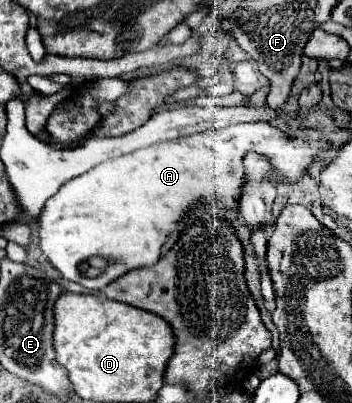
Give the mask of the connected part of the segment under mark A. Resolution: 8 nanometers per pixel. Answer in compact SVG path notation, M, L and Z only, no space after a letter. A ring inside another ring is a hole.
M239 123L225 129L211 129L205 133L155 143L129 155L121 155L119 159L109 159L85 175L71 179L45 203L41 215L37 217L39 249L45 259L63 275L63 279L75 281L89 291L101 291L123 273L159 261L165 237L175 229L177 221L197 199L207 199L217 209L235 207L241 195L243 155L247 151L267 155L277 175L297 179L313 161L315 151L321 147L329 147L329 141L317 133L287 135L267 123Z

